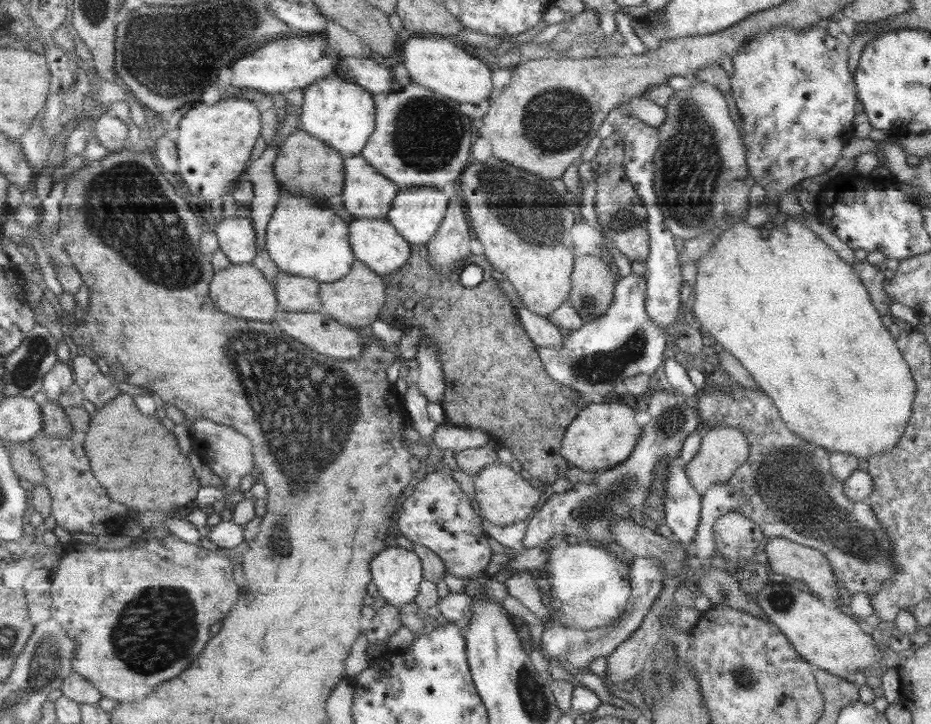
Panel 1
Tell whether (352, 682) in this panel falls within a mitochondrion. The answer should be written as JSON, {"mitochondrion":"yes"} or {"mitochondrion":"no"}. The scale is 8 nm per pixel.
{"mitochondrion":"no"}

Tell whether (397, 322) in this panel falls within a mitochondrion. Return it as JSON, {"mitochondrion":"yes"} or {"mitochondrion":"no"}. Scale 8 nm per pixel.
{"mitochondrion":"no"}

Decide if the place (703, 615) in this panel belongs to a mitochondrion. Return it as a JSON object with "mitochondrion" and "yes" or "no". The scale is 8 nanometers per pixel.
{"mitochondrion":"no"}

